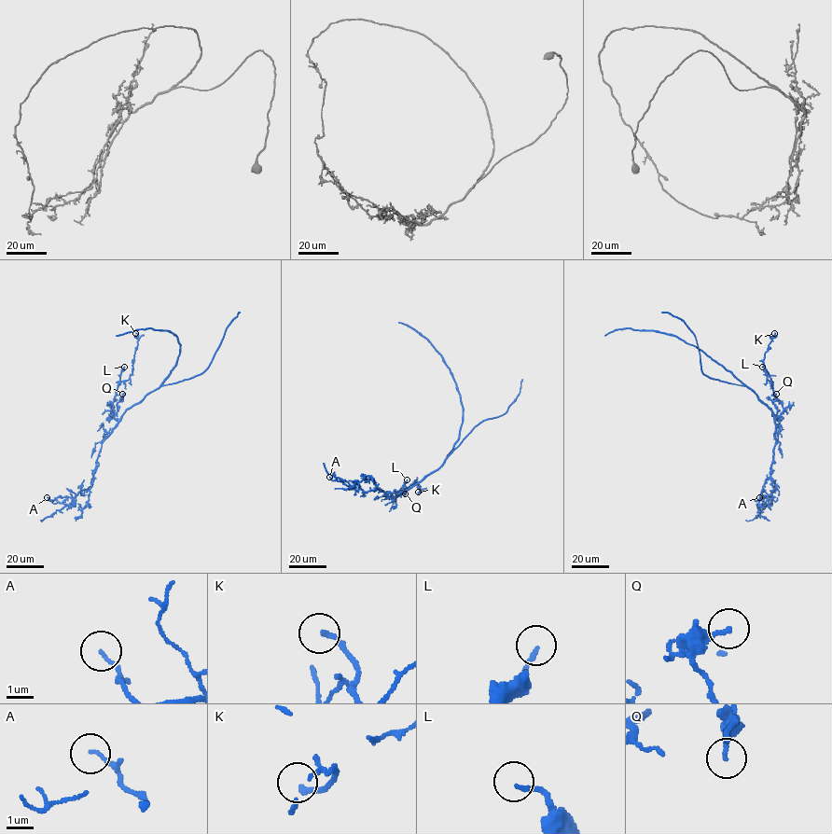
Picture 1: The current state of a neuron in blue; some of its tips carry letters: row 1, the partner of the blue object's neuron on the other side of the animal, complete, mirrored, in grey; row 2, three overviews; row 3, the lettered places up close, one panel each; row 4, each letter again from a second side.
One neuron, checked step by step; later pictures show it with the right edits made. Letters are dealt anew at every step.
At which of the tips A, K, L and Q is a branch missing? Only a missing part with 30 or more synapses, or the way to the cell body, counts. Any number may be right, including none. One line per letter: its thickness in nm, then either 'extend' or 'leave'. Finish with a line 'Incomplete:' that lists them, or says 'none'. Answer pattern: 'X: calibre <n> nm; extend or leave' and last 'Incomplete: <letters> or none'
A: calibre 100 nm; leave
K: calibre 180 nm; leave
L: calibre 150 nm; leave
Q: calibre 220 nm; leave
Incomplete: none

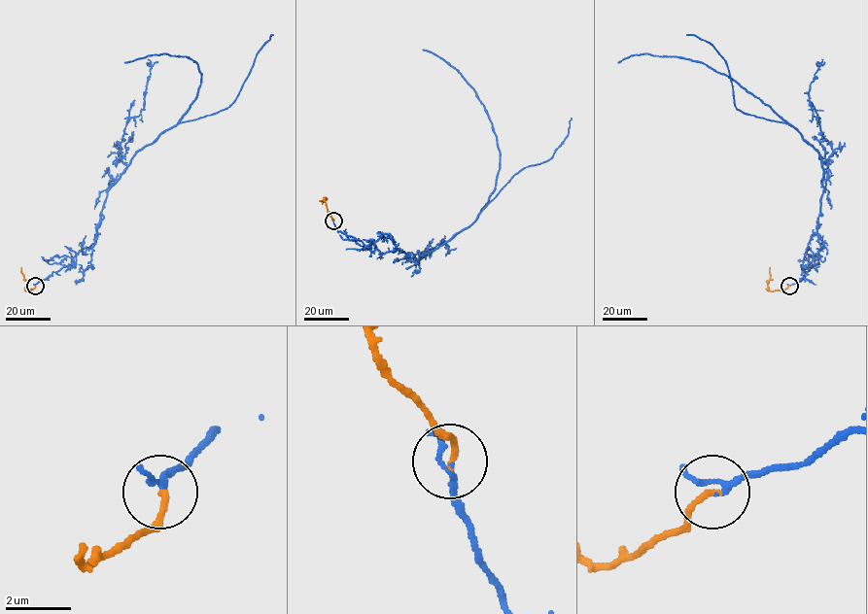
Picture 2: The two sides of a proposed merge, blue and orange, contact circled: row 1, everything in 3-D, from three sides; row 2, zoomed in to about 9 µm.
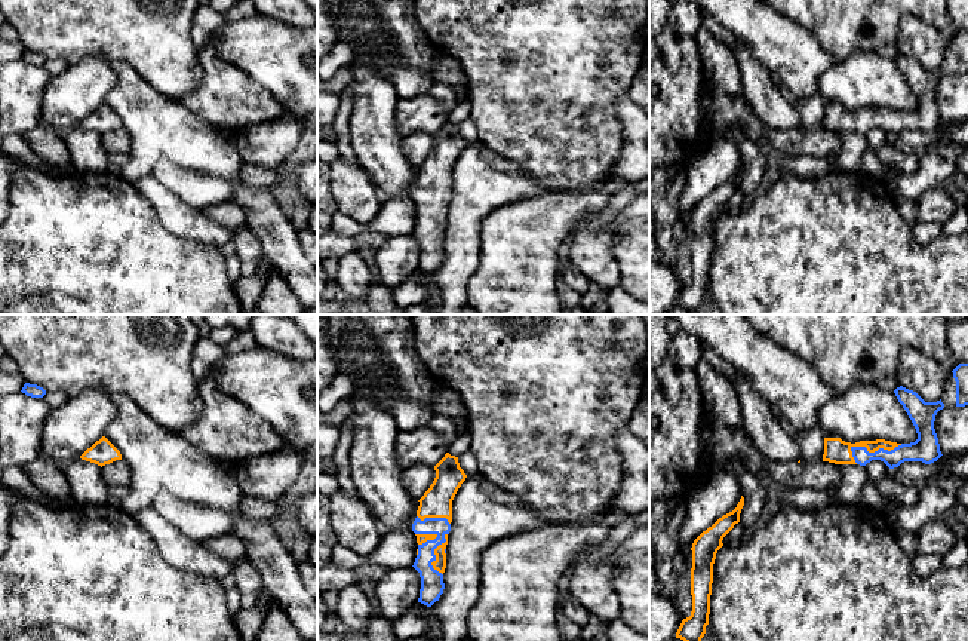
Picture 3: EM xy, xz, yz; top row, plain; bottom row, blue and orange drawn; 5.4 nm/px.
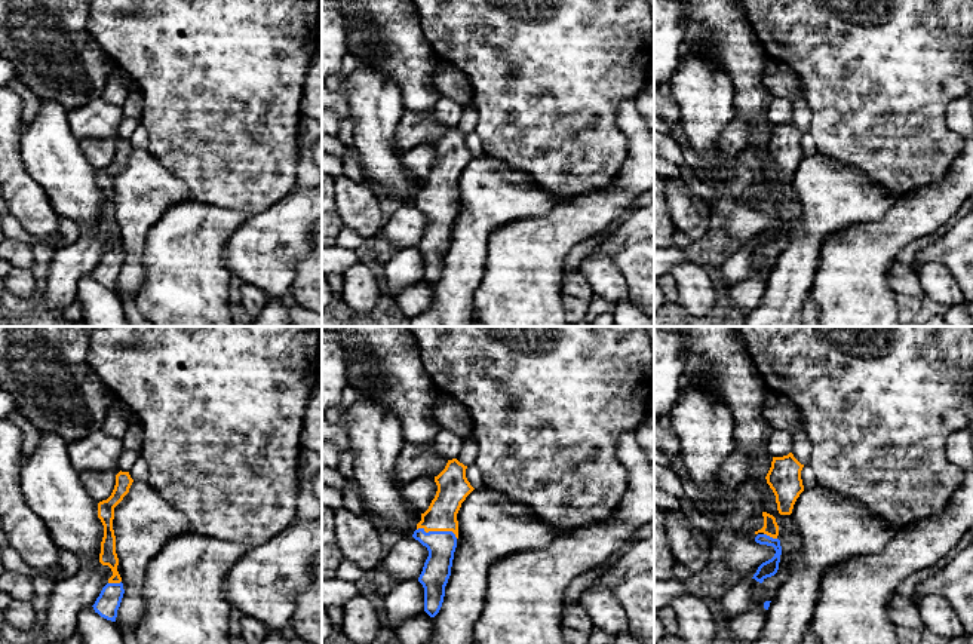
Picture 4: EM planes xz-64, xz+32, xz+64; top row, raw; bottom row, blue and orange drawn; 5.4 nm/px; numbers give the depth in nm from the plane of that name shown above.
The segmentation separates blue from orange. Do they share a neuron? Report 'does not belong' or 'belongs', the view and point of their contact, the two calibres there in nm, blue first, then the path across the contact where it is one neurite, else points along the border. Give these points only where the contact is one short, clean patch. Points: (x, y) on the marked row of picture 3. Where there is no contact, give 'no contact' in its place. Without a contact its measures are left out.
belongs; meets blue in yz at (875, 451); 120 nm thick on the blue side, 140 nm on the other; runs through yz (921, 450), (875, 451), (864, 447), (838, 451)

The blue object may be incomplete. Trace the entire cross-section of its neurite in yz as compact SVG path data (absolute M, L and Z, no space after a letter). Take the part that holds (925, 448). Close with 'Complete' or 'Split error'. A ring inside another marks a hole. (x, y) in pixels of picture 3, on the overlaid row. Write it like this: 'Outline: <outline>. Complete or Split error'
Outline: M903 386L894 390L898 402L912 420L918 439L910 444L897 444L885 439L845 442L841 438L824 438L823 461L835 464L866 466L872 460L884 461L889 469L904 461L922 461L931 464L943 454L934 429L935 415L944 404L925 402L916 392Z. Split error

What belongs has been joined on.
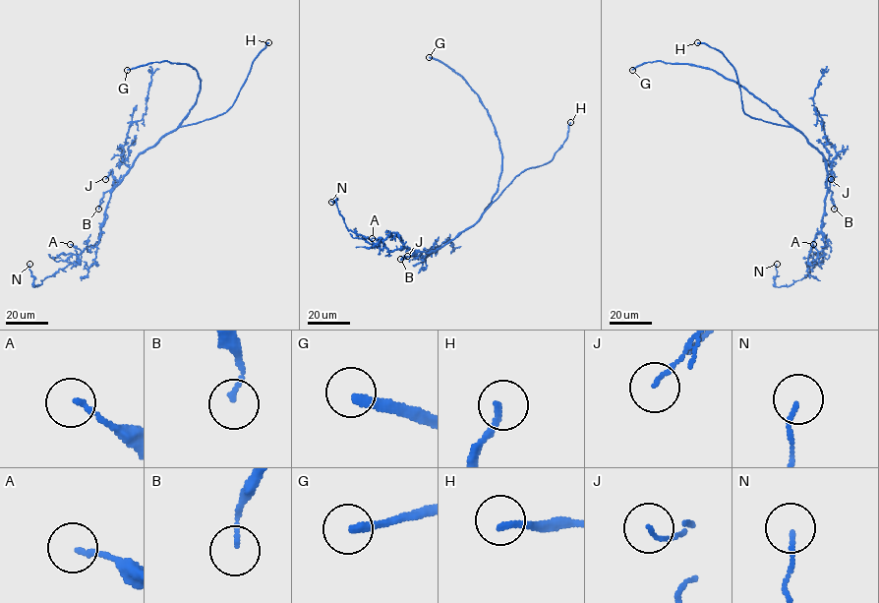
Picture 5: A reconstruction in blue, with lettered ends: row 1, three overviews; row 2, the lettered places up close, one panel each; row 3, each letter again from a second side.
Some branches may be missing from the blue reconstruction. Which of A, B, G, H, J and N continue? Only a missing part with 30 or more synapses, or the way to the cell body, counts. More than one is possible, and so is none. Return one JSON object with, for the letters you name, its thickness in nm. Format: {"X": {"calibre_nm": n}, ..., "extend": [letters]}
{"G": {"calibre_nm": 240}, "H": {"calibre_nm": 180}, "extend": ["G", "H"]}

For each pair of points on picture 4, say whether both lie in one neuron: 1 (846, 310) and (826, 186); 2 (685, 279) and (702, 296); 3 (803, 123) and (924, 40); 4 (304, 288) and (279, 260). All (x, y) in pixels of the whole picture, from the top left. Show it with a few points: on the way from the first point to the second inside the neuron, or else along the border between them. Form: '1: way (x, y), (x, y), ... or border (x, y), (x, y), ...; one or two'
1: border (868, 221), (831, 232), (820, 244), (818, 261); two
2: way (690, 284), (697, 291); one
3: border (803, 97), (812, 113), (809, 131); two
4: border (306, 255), (295, 267), (292, 294); two

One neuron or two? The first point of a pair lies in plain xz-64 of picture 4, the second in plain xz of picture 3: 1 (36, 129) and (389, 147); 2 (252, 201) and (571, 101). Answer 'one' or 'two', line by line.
1: one
2: one

